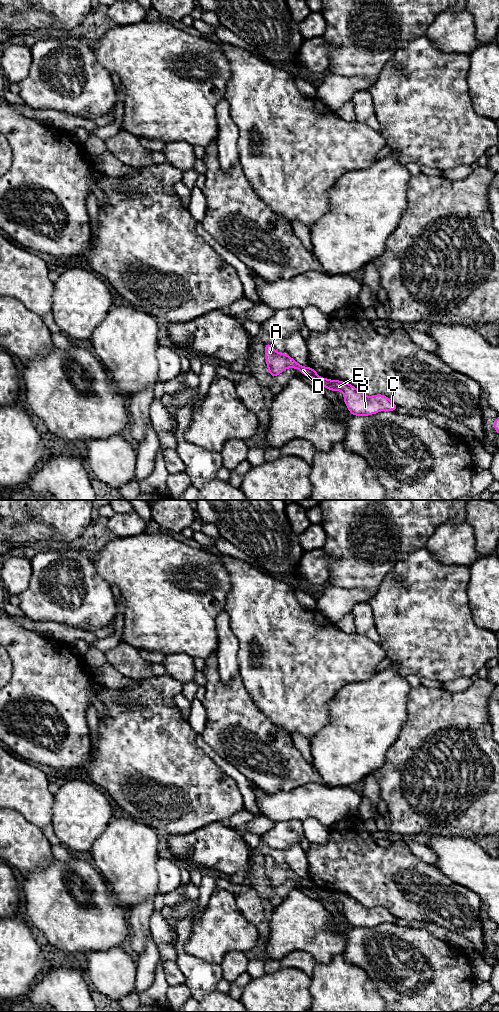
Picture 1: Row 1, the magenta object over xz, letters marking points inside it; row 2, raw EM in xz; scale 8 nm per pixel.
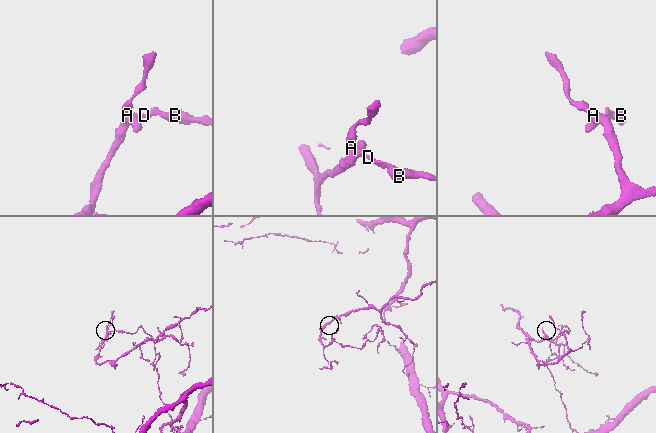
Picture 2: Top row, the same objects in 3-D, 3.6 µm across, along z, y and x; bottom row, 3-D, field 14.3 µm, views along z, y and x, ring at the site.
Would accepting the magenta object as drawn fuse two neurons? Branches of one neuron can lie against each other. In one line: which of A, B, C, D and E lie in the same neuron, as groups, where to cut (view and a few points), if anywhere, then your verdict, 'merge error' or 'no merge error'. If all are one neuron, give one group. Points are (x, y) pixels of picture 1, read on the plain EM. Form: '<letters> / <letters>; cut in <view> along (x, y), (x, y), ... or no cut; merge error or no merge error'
A D / B C E; cut in xz along (317, 887), (314, 891); merge error

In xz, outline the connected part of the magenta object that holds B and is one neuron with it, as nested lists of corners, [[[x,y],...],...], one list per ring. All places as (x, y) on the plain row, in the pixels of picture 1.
[[[320,888],[315,892],[329,902],[341,903],[344,906],[343,913],[351,927],[368,928],[385,922],[396,924],[397,917],[385,907],[367,908],[351,896],[340,892],[330,892]]]

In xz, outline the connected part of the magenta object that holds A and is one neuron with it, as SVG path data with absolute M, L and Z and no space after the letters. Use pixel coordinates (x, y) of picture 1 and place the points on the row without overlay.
M266 855L264 857L266 877L270 887L273 890L282 885L287 880L296 880L303 887L314 892L317 890L318 886L316 882L312 881L309 878L307 879L301 878L288 866L276 863L270 855Z

